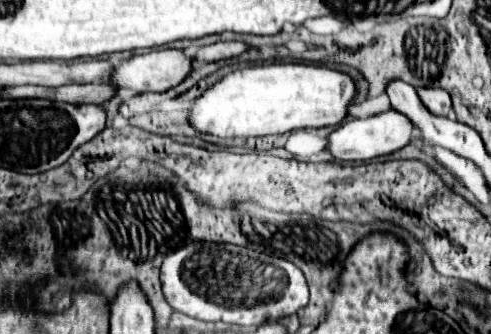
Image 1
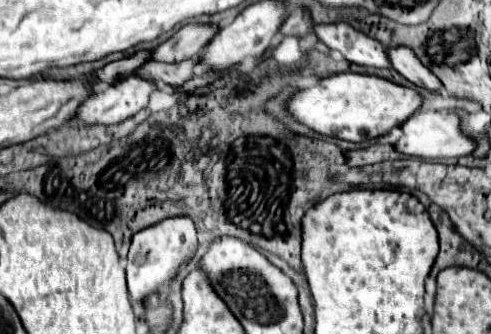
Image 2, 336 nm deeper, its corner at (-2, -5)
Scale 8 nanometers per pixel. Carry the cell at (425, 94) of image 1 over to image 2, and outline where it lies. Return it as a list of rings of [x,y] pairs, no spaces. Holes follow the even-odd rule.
[[[405,45],[391,47],[387,51],[389,51],[387,55],[391,61],[391,67],[395,71],[399,71],[405,79],[409,79],[417,87],[425,87],[429,91],[439,91],[441,81],[419,61],[419,57],[415,57],[415,51],[407,49]]]

